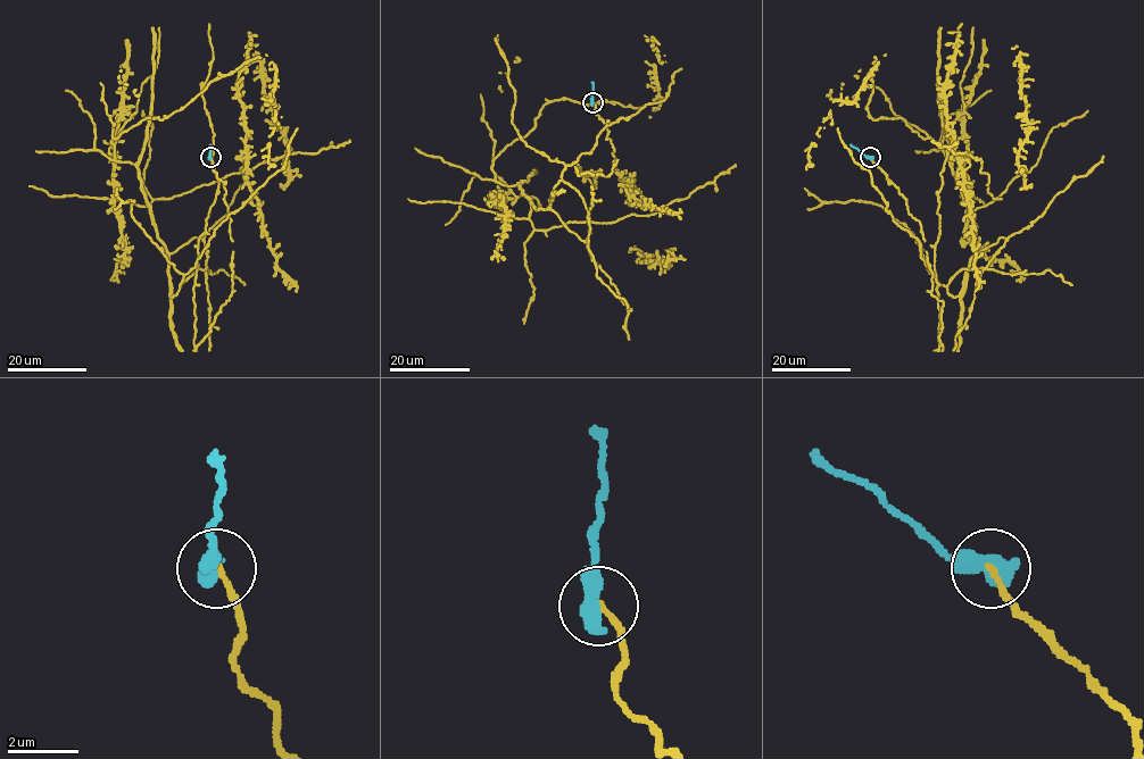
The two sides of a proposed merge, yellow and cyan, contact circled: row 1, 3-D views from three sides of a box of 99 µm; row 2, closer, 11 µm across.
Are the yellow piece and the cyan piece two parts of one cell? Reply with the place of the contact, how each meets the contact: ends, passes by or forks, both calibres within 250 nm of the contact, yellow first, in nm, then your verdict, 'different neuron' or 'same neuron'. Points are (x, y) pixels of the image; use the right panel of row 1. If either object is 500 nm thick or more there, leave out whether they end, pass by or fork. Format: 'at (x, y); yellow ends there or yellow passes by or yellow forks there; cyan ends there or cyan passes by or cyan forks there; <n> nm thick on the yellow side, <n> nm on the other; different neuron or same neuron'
at (870, 157); 170 nm thick on the yellow side, 650 nm on the other; same neuron

